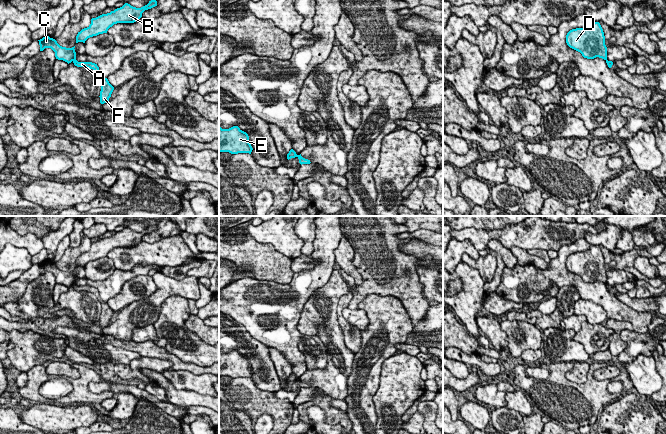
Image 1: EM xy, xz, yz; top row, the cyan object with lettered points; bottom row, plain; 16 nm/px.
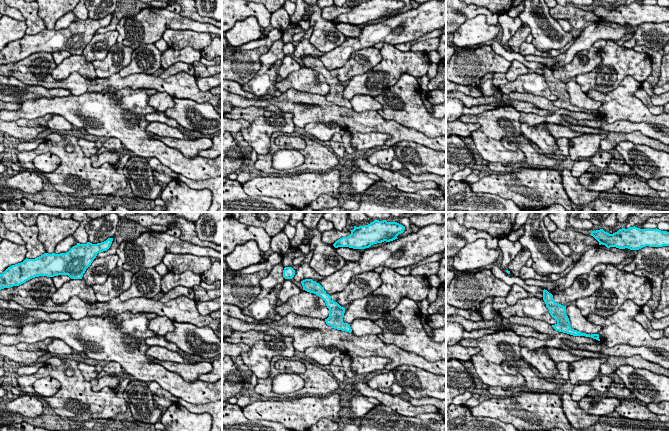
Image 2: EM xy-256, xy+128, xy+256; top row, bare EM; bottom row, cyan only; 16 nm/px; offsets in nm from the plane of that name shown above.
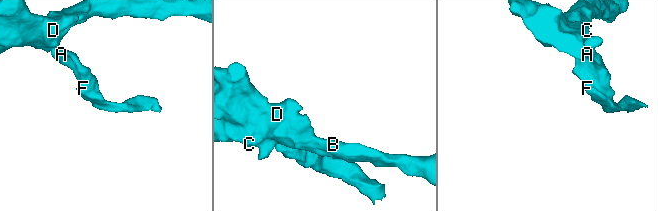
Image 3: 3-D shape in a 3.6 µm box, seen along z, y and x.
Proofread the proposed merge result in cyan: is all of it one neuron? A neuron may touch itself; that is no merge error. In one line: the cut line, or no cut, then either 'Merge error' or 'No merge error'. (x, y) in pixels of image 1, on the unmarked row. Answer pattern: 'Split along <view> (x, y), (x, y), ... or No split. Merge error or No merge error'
Split along xy (75, 282), (73, 285). Merge error

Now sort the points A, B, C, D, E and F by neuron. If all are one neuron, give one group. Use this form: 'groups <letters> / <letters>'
groups A F / B C D E

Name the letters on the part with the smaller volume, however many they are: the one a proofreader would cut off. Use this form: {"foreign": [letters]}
{"foreign": ["A", "F"]}

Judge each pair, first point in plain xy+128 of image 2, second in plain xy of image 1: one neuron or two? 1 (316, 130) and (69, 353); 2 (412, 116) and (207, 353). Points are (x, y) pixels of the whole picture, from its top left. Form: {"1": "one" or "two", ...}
{"1": "one", "2": "one"}

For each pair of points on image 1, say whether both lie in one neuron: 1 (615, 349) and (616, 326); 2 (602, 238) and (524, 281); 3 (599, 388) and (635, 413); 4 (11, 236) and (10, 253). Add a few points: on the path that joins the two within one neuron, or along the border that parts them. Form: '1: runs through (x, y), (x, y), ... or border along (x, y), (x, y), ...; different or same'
1: runs through (615, 343), (617, 332); same
2: border along (584, 238), (591, 245); different
3: border along (608, 403), (602, 408); different
4: border along (10, 243), (18, 247), (24, 247), (31, 256); different

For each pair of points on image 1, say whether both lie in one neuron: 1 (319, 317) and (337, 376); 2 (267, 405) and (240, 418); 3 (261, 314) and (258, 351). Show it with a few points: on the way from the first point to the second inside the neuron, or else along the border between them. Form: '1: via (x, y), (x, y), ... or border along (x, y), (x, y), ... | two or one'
1: via (330, 332), (337, 351), (337, 361) | one
2: border along (229, 400), (238, 410), (245, 411), (251, 417) | two
3: border along (242, 324), (253, 337), (267, 347) | two

